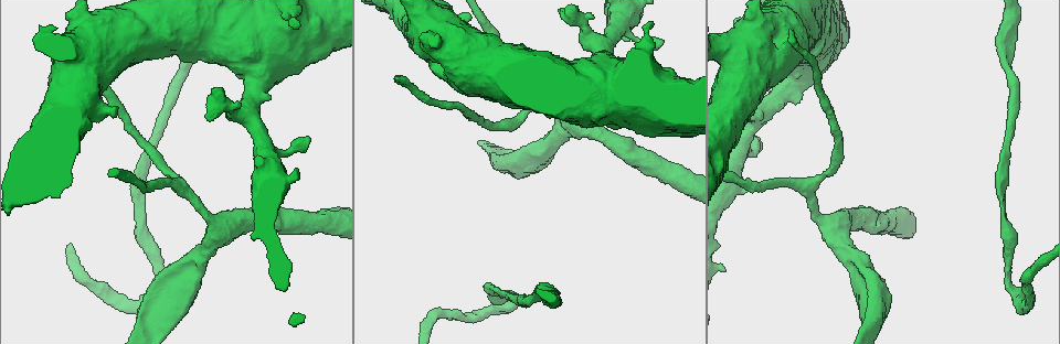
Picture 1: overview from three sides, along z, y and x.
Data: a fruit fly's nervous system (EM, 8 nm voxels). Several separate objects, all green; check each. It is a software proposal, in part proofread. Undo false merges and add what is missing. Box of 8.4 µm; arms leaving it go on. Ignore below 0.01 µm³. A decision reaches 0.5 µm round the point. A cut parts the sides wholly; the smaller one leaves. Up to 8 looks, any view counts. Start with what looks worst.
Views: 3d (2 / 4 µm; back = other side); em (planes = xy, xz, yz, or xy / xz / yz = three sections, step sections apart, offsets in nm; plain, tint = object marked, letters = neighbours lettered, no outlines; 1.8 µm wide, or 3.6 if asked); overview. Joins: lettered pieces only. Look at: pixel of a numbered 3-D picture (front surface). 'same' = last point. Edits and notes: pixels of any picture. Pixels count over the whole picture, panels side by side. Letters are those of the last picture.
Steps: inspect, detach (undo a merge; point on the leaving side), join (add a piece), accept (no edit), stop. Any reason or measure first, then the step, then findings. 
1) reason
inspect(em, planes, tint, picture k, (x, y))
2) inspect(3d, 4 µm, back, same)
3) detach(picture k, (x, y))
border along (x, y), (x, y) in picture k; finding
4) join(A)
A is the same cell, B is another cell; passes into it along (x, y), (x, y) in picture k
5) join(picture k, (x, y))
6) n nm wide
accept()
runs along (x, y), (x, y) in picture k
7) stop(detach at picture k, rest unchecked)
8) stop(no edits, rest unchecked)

thick end
inspect(em, 3.6 µm, planes, plain, picture 1, (867, 285))

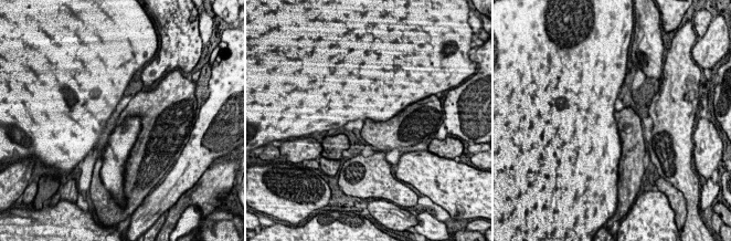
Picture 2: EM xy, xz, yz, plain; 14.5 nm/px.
where the object lies
inspect(em, 3.6 µm, planes, tint, same)

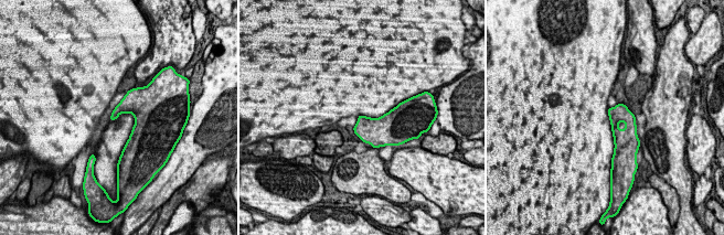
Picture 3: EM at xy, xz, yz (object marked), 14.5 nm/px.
inspect(em, 3.6 µm, planes, letters, same)

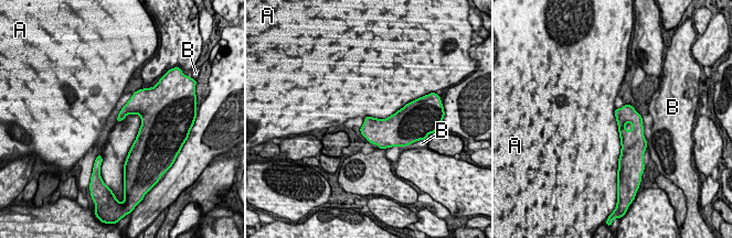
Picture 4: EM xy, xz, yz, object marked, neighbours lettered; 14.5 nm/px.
accept()
A and B are other cells; no lettered piece goes on from it

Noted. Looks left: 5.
an open end
inspect(em, planes, letters, picture 1, (297, 27))

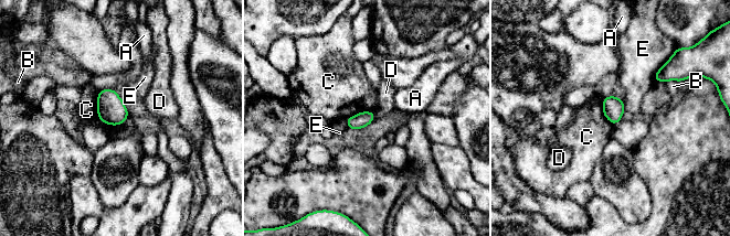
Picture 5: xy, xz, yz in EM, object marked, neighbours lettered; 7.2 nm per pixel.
accept()
A, B, C, D and E are other cells; border along (97, 90), (96, 116), (101, 120) in picture 5; no lettered piece goes on from it

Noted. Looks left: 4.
narrows sharply
inspect(3d, 4 µm, picture 1, (1008, 283))

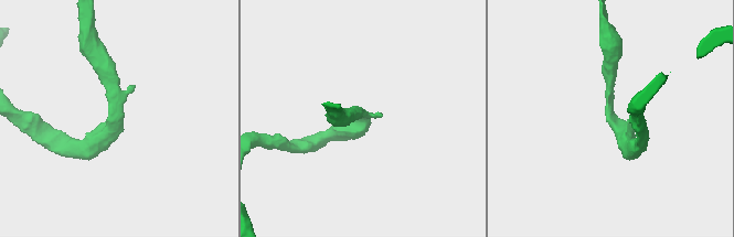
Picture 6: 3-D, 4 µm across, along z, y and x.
need the tissue
inspect(em, yz, step 4, letters, picture 6, (364, 113))

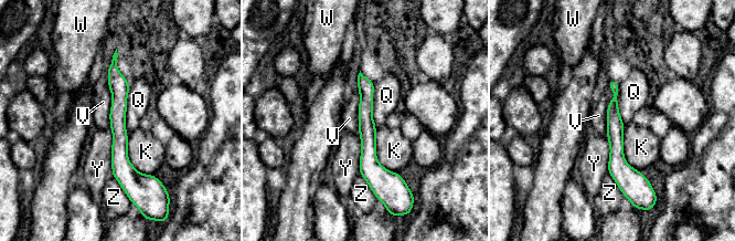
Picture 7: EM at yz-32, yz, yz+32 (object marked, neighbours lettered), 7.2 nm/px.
inspect(em, planes, letters, same)

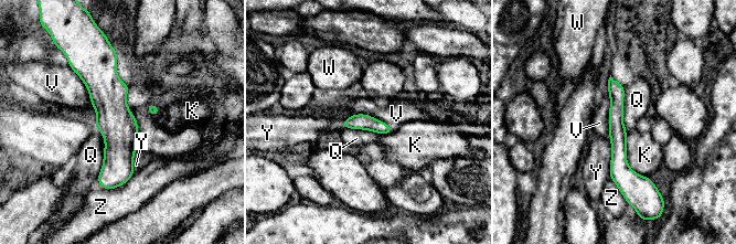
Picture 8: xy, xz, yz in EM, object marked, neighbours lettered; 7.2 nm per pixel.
120 nm wide
accept()
K, Q, V, W, Y and Z are other cells; border along (607, 94), (609, 97), (609, 136) in picture 8; one cell here

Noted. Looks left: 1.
stop(no edits, rest unchecked)

